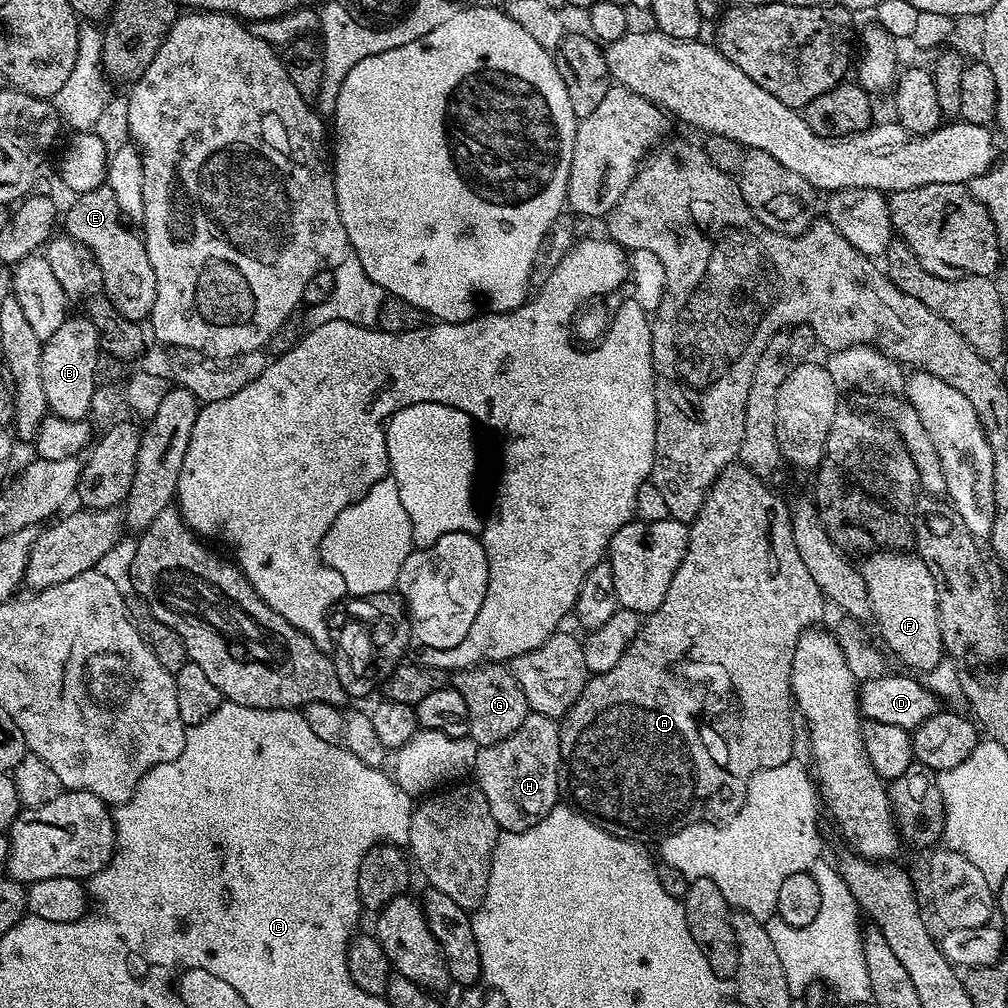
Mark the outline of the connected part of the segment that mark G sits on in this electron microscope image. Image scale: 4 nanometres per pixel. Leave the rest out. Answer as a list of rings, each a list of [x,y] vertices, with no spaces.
[[[485,662],[477,664],[475,668],[461,668],[460,671],[451,673],[451,687],[466,698],[468,711],[468,731],[470,736],[480,746],[497,744],[502,738],[510,738],[518,726],[529,714],[526,694],[522,694],[522,686],[512,676],[511,671],[503,663]]]

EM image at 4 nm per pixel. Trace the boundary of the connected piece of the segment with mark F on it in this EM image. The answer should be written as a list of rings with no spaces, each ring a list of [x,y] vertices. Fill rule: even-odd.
[[[872,556],[858,569],[865,579],[871,619],[876,620],[889,650],[913,673],[927,674],[937,668],[946,653],[938,622],[938,590],[926,562],[909,556]]]

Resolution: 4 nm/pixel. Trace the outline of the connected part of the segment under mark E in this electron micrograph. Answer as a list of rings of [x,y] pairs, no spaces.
[[[101,186],[77,195],[74,200],[68,208],[68,217],[65,220],[63,217],[63,231],[82,242],[82,246],[94,254],[98,270],[102,270],[103,295],[118,310],[118,314],[137,322],[147,321],[154,310],[156,297],[154,266],[150,266],[143,239],[137,233],[135,236],[122,219],[114,190]]]

